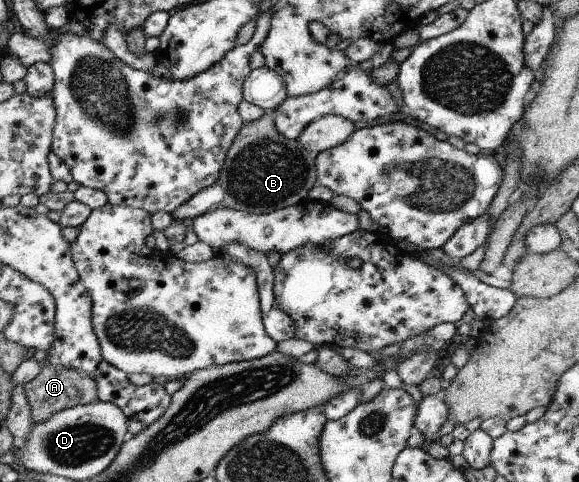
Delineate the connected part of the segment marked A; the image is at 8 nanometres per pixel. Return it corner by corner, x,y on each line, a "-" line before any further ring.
58,362
50,363
35,371
30,381
22,386
28,406
30,407
31,422
44,422
62,408
70,408
74,404
86,404
97,400
96,384
90,376
82,376
76,370
66,368

